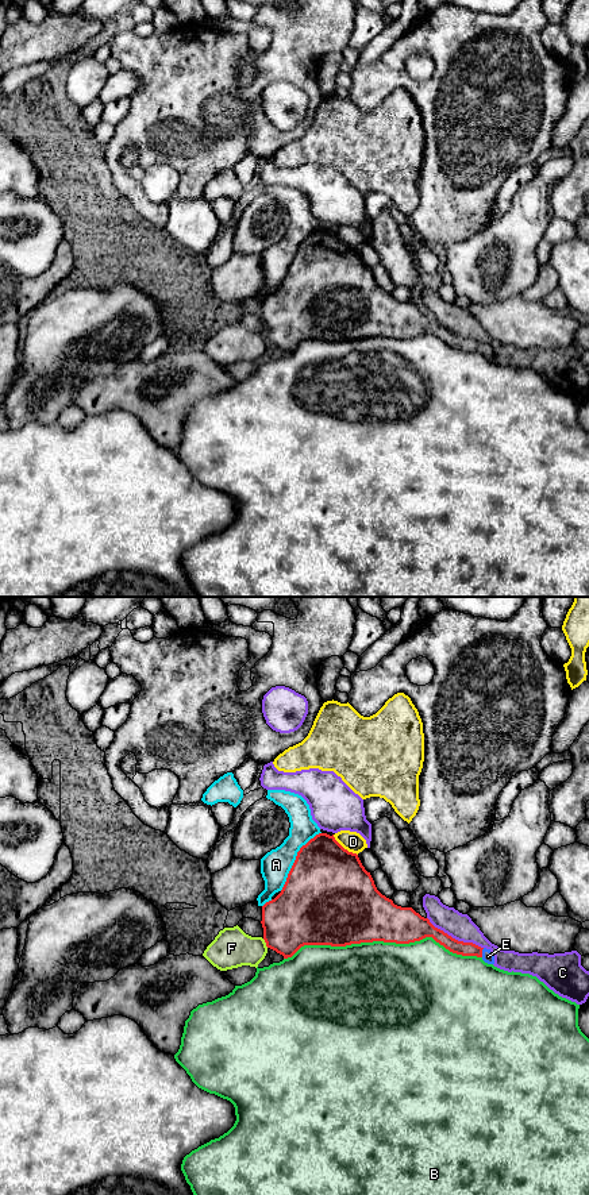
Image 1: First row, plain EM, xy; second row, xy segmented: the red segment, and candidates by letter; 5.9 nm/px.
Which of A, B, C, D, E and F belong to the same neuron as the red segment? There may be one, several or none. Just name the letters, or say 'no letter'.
E

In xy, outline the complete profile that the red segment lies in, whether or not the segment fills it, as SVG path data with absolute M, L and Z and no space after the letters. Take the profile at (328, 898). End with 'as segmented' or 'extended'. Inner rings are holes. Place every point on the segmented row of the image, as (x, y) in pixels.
M319 833L297 852L281 893L262 906L266 947L292 957L304 945L346 947L361 942L409 944L432 937L453 953L477 956L494 964L490 949L453 938L412 907L401 907L382 895L357 853L344 849L332 836Z | extended

